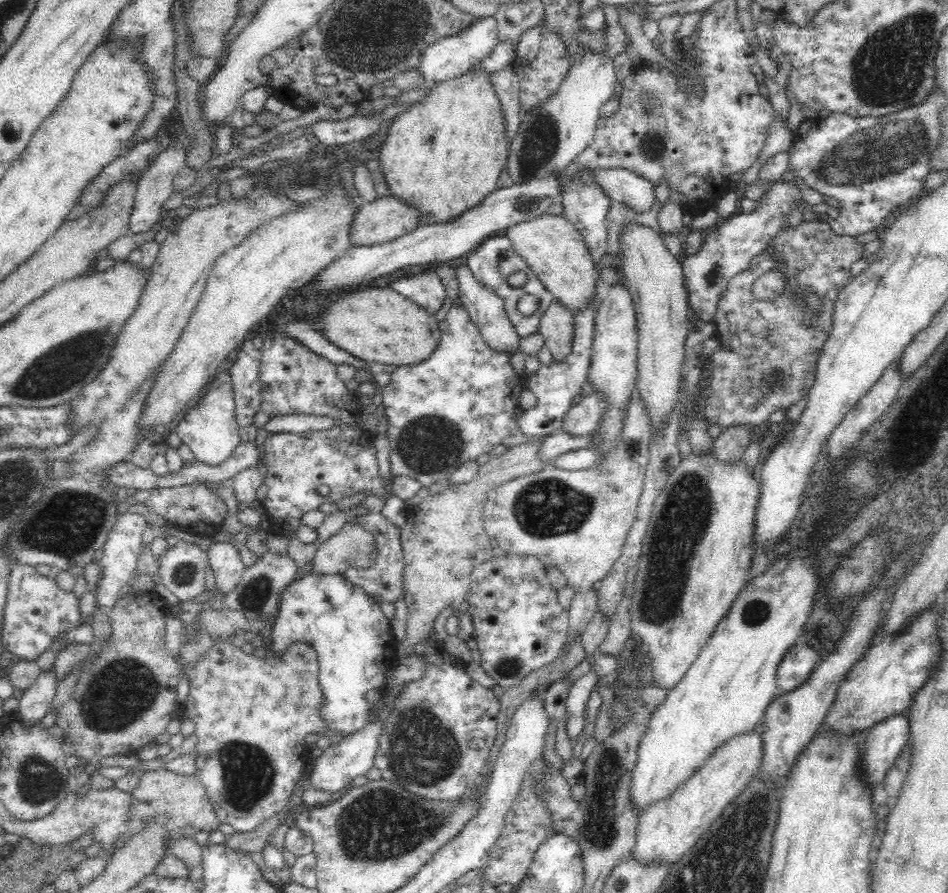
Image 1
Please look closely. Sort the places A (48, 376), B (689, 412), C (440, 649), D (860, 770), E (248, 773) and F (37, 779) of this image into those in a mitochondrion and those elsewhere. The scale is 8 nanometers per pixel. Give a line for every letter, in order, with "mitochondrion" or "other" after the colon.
A: mitochondrion
B: other
C: other
D: other
E: mitochondrion
F: mitochondrion

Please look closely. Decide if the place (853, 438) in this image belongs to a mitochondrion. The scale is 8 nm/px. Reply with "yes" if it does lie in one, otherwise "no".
no

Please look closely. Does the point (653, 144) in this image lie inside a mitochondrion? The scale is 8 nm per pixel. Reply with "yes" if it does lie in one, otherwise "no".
yes

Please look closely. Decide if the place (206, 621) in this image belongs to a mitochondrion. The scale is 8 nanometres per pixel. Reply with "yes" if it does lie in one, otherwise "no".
no

